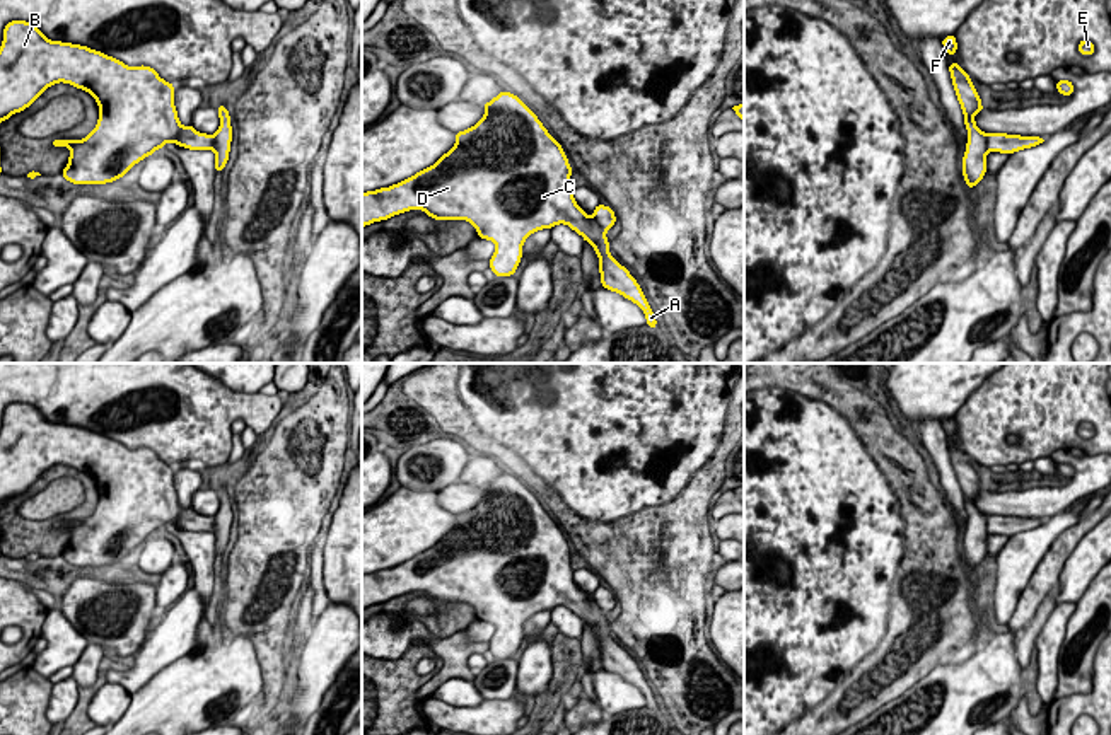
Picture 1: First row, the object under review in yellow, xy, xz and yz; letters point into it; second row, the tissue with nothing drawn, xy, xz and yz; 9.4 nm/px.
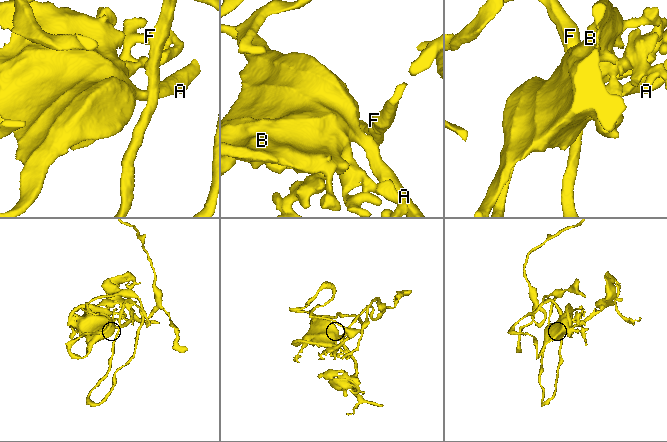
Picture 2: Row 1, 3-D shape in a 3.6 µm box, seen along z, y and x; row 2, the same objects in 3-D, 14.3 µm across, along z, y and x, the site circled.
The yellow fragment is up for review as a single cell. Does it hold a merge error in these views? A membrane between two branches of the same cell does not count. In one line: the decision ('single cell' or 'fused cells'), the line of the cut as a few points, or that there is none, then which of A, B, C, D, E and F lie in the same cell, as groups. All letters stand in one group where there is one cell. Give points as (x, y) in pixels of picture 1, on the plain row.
single cell; cut none; groups A B C D E F

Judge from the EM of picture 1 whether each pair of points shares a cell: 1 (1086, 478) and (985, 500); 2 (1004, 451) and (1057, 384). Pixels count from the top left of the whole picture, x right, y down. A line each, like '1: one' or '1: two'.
1: one
2: one

